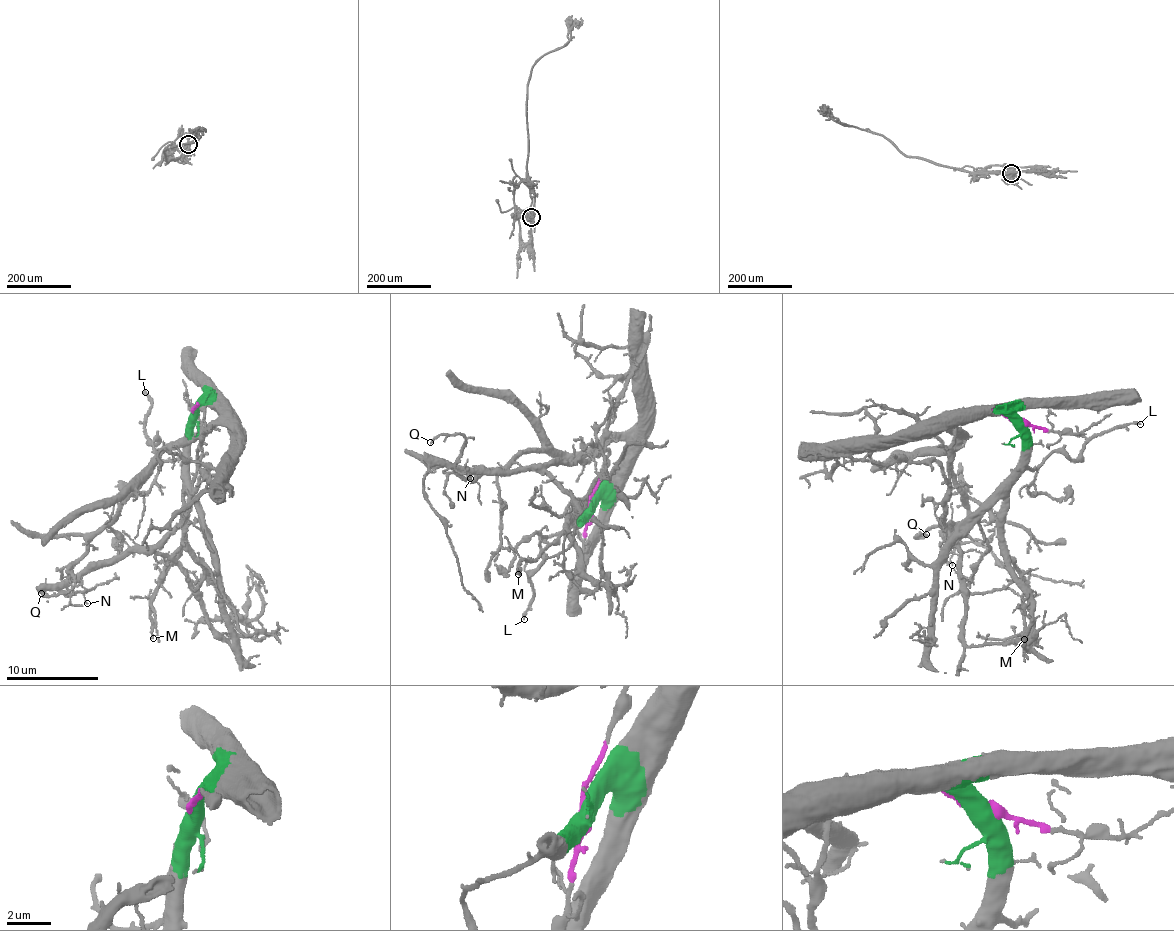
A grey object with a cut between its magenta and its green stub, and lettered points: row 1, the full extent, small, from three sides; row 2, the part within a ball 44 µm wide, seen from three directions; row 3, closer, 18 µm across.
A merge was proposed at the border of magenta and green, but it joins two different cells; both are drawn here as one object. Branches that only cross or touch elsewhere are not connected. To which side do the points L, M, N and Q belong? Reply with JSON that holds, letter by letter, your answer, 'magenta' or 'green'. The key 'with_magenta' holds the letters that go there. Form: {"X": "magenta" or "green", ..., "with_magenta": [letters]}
{"L": "green", "M": "green", "N": "magenta", "Q": "green", "with_magenta": ["N"]}

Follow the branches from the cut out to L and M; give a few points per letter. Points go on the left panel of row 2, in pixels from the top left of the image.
L: (195, 411), (184, 454), (163, 461), (154, 442), (157, 439), (152, 443), (144, 426), (152, 404), (144, 391)
M: (195, 411), (184, 498), (184, 549), (164, 576), (149, 604), (152, 638)

